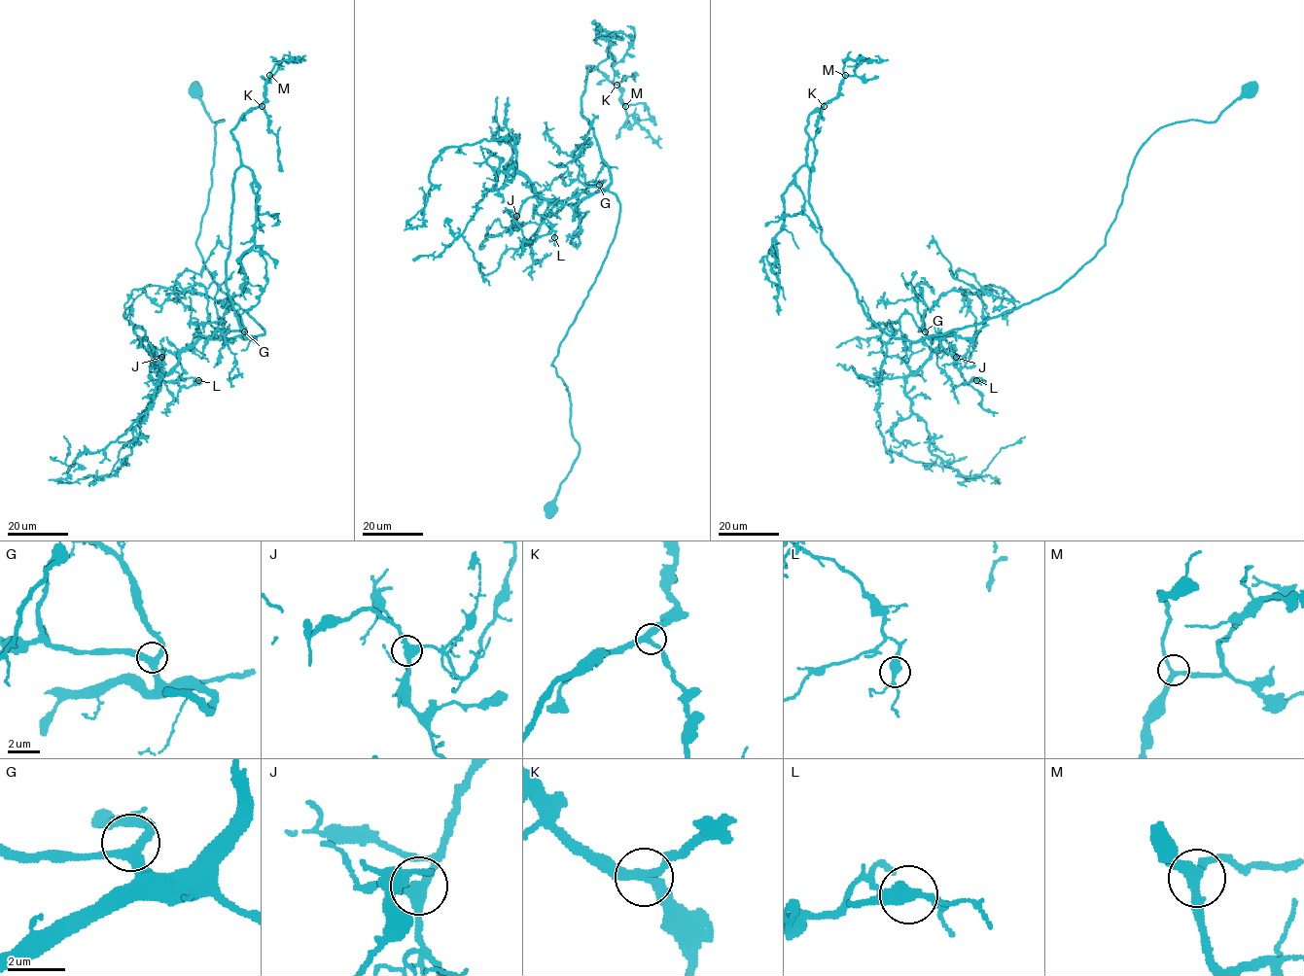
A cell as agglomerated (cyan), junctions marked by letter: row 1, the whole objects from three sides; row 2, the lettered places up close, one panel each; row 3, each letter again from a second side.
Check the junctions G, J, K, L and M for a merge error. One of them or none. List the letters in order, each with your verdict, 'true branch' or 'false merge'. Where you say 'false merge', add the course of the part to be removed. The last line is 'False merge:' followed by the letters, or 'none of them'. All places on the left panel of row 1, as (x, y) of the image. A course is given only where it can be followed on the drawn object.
G: true branch
J: true branch
K: true branch
L: true branch
M: true branch
False merge: none of them

